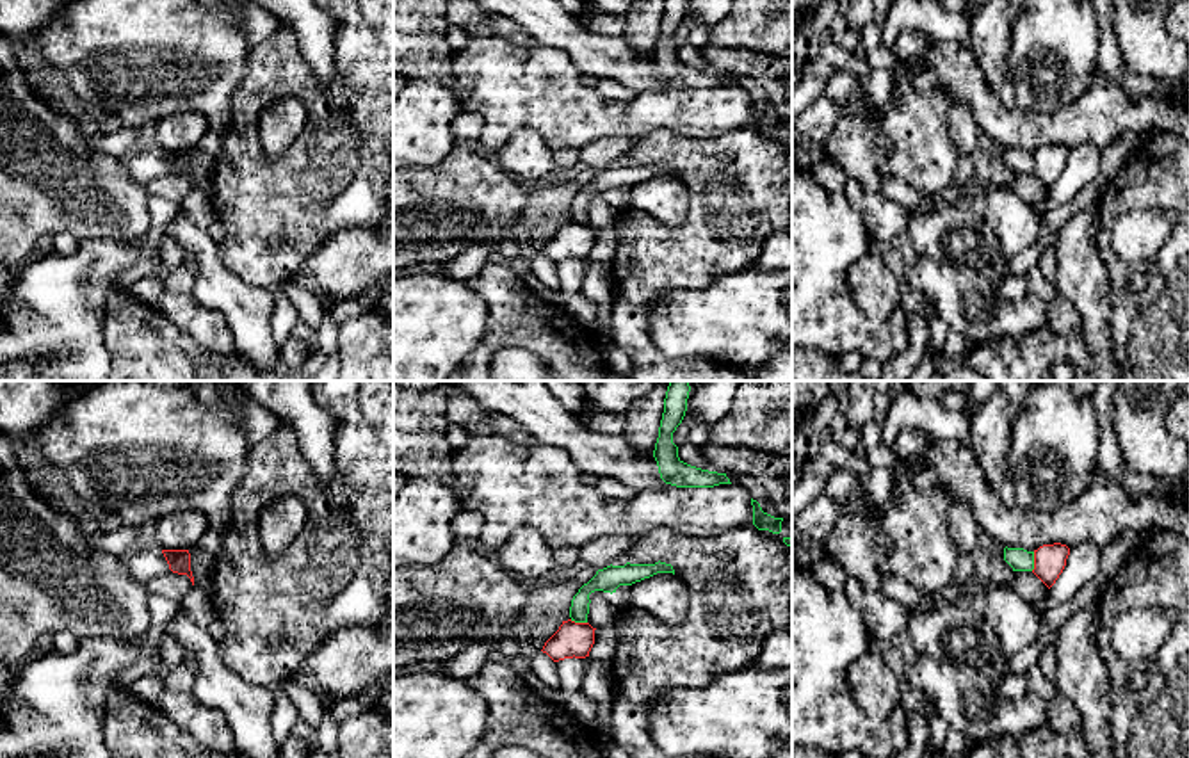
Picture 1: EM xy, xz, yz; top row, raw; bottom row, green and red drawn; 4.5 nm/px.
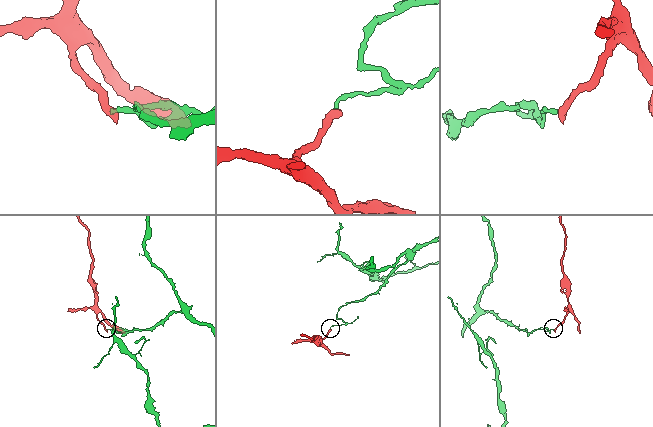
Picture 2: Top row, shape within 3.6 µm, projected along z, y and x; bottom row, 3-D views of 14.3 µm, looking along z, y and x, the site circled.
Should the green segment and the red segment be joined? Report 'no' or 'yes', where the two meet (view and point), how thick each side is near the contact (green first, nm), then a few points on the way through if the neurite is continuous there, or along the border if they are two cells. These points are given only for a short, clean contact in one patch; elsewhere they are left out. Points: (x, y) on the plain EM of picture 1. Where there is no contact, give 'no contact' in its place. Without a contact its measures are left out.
no; meets green in yz at (1033, 162); 100 nm thick on the green side, 140 nm on the other

